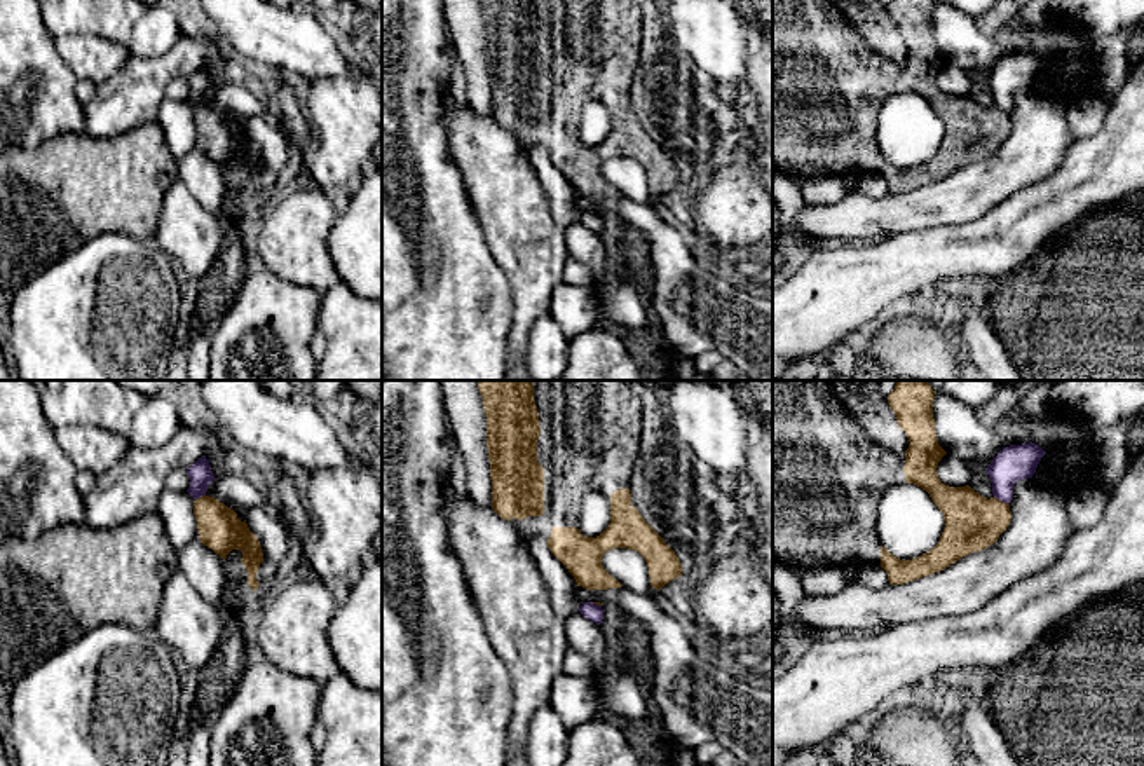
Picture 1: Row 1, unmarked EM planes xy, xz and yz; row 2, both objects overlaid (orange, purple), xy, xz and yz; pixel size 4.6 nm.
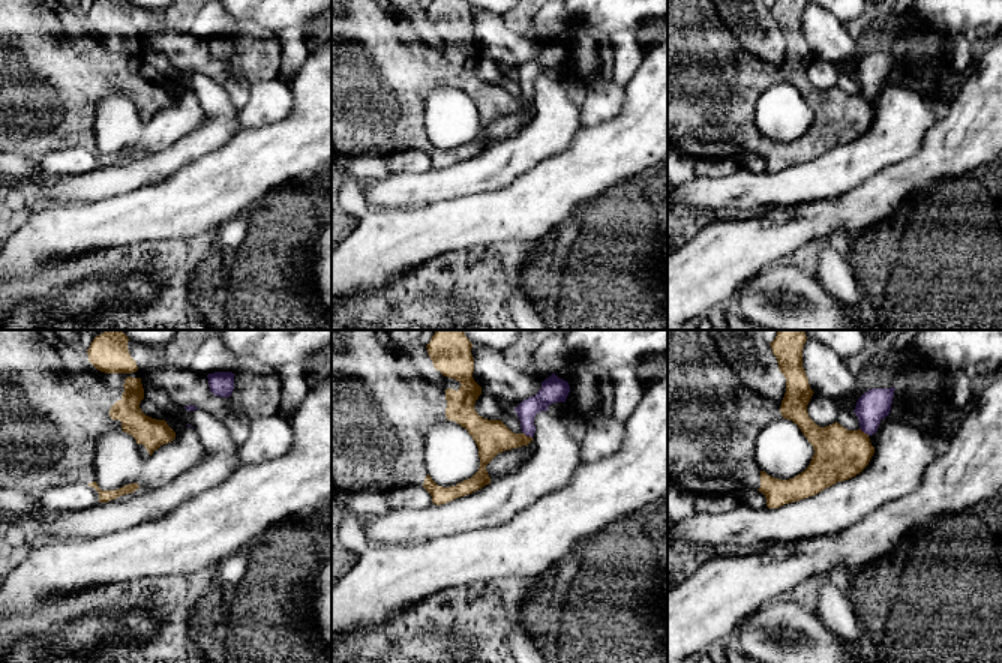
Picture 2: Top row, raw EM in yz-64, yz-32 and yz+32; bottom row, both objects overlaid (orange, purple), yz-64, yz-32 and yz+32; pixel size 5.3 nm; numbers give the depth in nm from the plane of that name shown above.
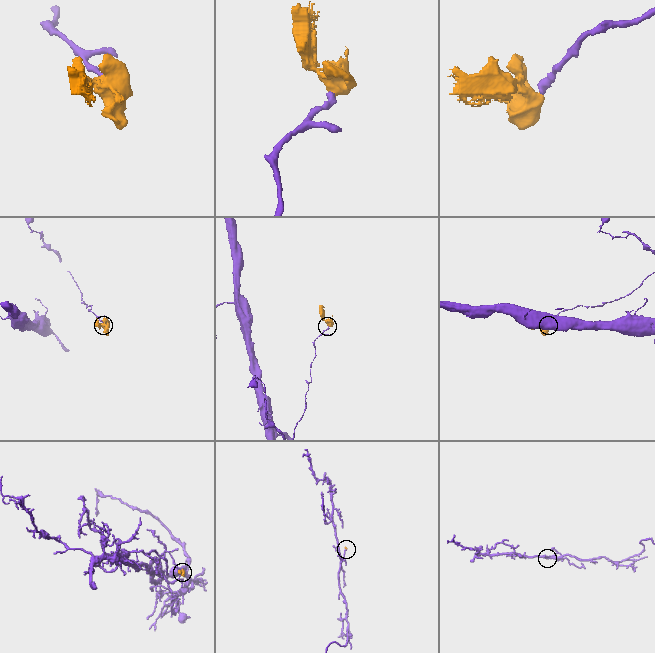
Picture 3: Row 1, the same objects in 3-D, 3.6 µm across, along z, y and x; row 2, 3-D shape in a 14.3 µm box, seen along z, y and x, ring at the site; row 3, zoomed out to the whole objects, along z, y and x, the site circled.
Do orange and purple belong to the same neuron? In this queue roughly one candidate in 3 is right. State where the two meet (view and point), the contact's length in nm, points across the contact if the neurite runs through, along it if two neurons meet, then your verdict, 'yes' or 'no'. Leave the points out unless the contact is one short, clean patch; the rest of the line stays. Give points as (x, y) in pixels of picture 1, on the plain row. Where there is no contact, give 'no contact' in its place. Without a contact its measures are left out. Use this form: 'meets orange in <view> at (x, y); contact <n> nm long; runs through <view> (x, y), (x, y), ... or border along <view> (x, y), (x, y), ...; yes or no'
meets orange in yz at (1000, 110); contact 80 nm long; border along yz (994, 105), (1008, 114); no

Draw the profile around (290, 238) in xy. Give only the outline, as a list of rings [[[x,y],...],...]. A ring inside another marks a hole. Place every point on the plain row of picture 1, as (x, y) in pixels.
[[[323,188],[279,192],[258,215],[251,248],[258,263],[281,279],[328,293],[340,276],[328,251],[338,211]]]

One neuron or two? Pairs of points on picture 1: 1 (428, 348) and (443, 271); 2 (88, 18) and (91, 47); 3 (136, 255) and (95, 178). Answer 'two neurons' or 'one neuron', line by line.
1: one neuron
2: two neurons
3: two neurons

